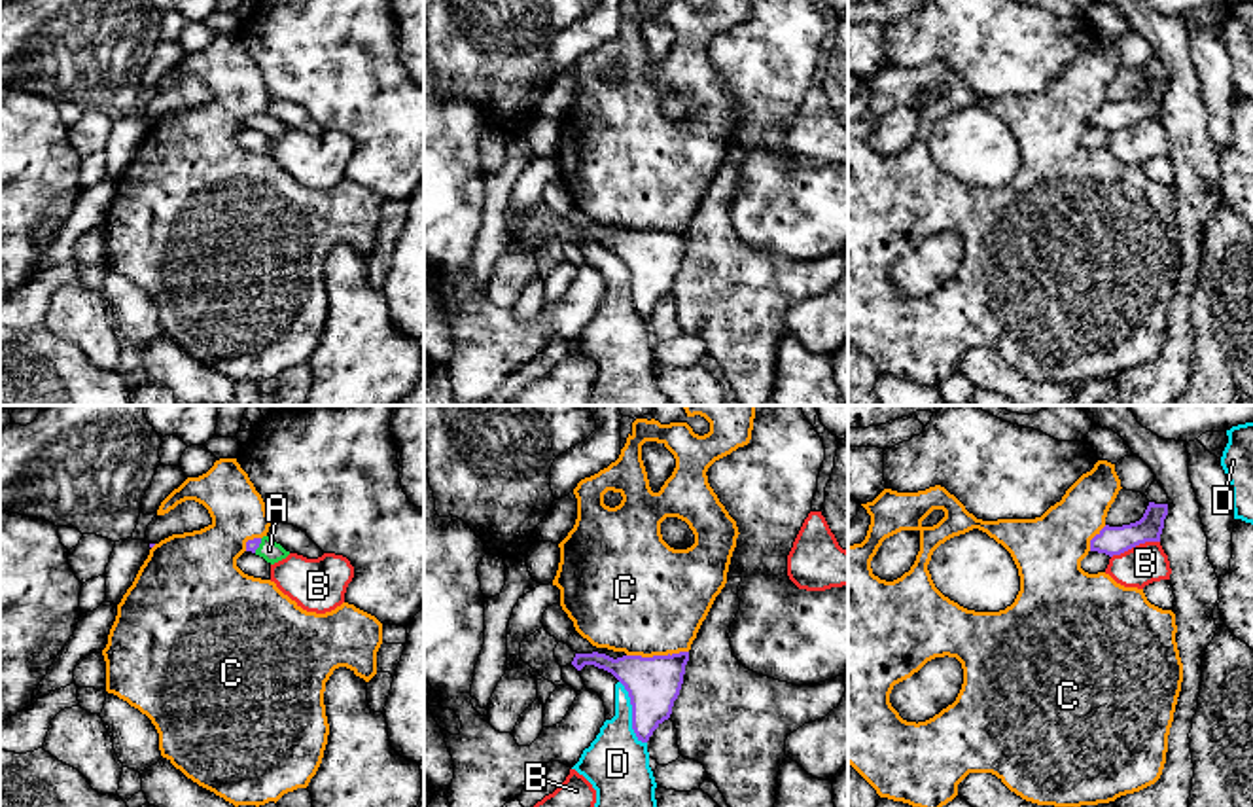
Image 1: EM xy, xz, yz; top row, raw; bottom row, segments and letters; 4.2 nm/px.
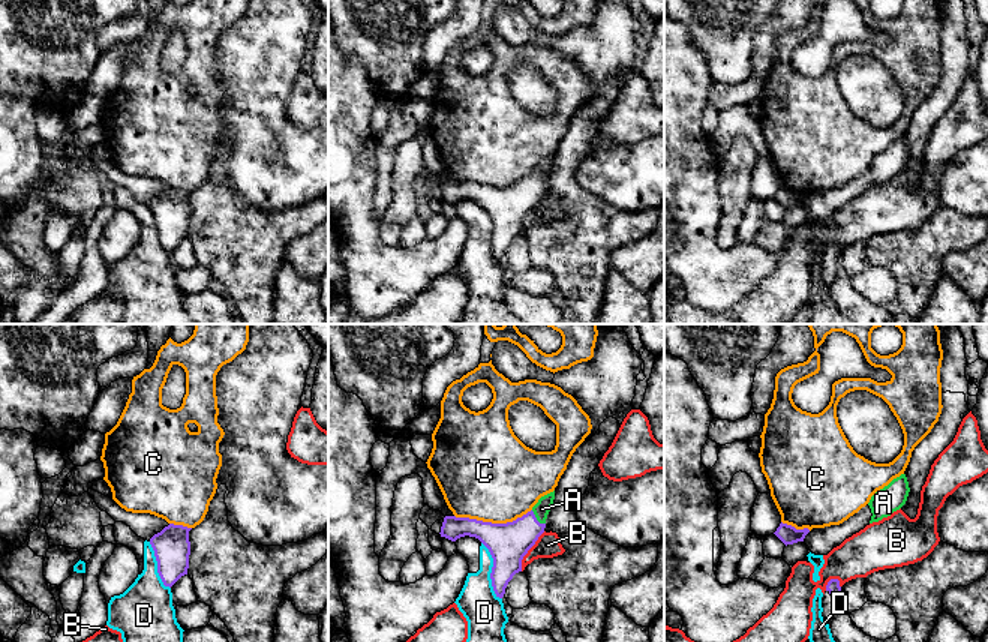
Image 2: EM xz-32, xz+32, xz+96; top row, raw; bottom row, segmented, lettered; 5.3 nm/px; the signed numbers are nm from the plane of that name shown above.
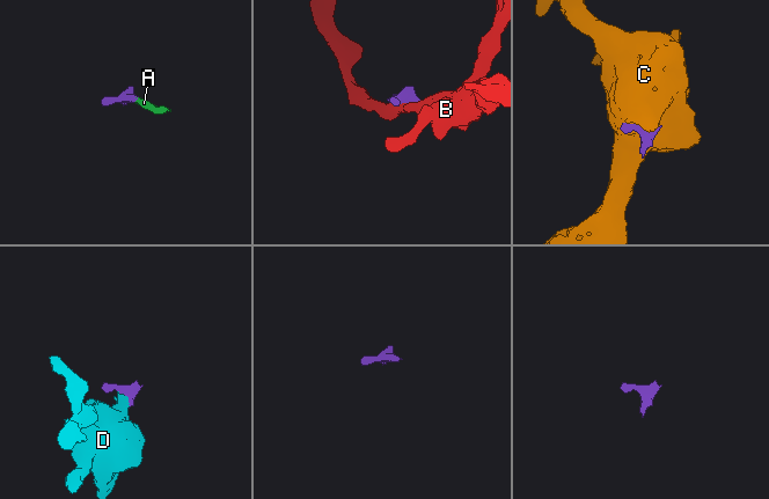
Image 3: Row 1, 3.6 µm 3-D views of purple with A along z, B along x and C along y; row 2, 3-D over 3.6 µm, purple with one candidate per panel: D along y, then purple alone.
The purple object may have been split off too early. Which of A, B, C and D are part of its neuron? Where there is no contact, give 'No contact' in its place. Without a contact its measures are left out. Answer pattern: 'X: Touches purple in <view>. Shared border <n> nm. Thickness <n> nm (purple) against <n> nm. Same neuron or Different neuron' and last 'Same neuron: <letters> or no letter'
A: Touches purple in xy. Shared border 70 nm. Thickness 50 nm (purple) against 90 nm. Same neuron
B: Touches purple in yz. Shared border 220 nm. Thickness 130 nm (purple) against 170 nm. Different neuron
C: Touches purple in xz. Shared border 260 nm. Thickness 220 nm (purple) against 480 nm. Different neuron
D: Touches purple in xz. Shared border 300 nm. Thickness 220 nm (purple) against 280 nm. Different neuron
Same neuron: A

